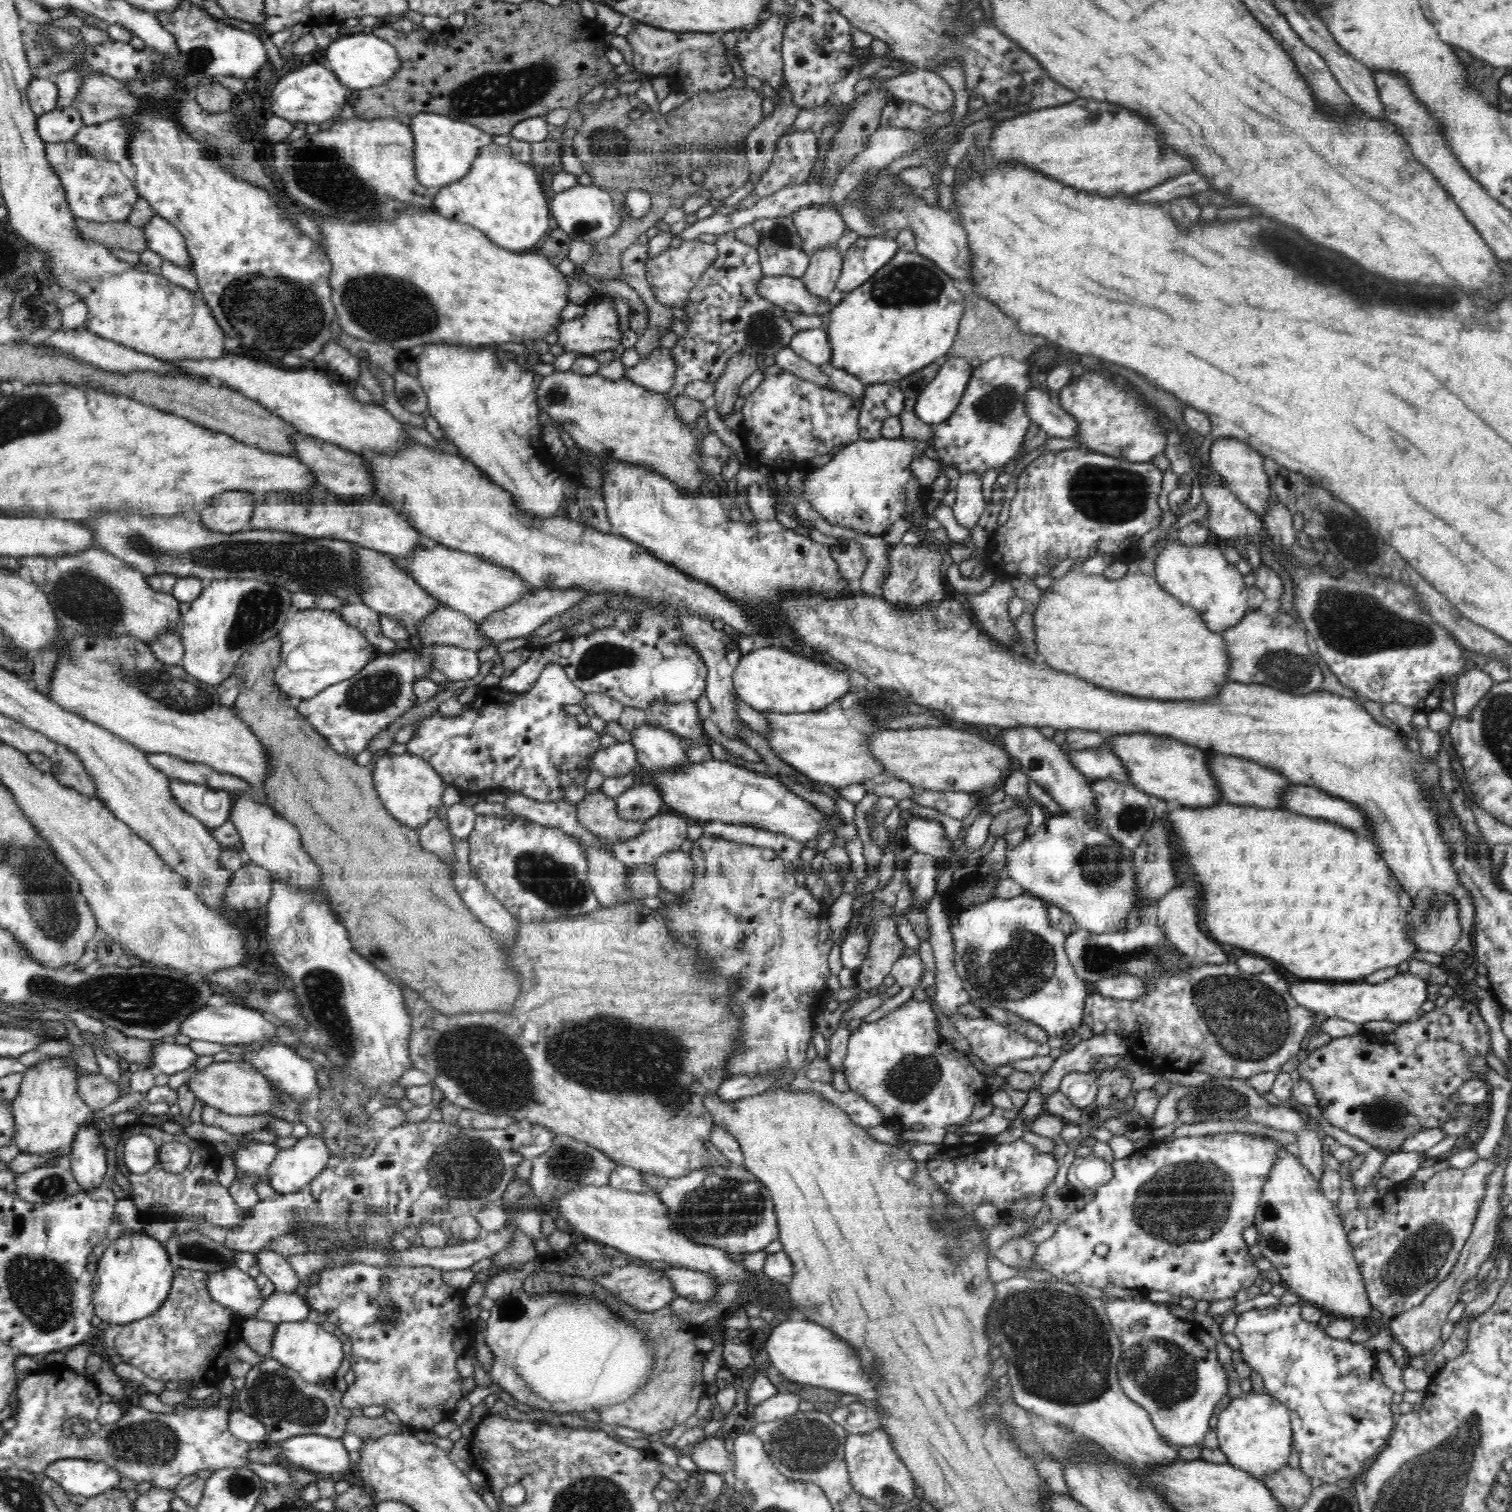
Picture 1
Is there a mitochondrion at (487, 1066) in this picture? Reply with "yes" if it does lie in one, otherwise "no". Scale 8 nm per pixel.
yes

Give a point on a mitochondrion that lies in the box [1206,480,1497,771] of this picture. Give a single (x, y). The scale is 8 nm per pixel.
(1352, 624)

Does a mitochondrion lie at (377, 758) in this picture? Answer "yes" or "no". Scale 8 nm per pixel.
no

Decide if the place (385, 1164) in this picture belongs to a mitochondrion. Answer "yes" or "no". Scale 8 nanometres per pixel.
no

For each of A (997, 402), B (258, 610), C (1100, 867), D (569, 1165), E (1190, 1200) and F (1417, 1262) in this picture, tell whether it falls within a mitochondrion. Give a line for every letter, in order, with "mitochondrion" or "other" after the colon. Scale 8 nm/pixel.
A: mitochondrion
B: mitochondrion
C: mitochondrion
D: mitochondrion
E: mitochondrion
F: mitochondrion

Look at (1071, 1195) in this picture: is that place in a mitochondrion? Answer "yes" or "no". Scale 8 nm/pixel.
no

